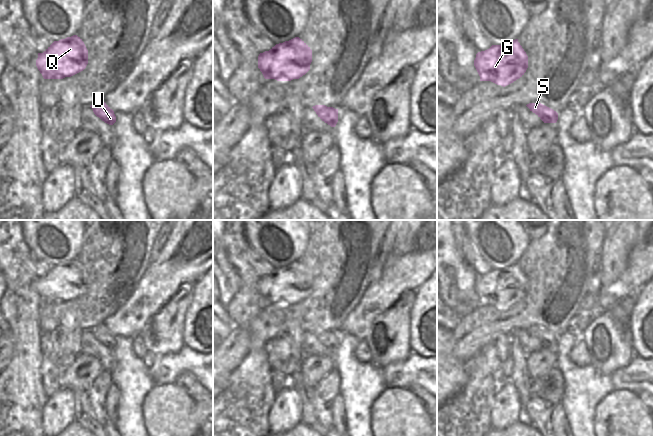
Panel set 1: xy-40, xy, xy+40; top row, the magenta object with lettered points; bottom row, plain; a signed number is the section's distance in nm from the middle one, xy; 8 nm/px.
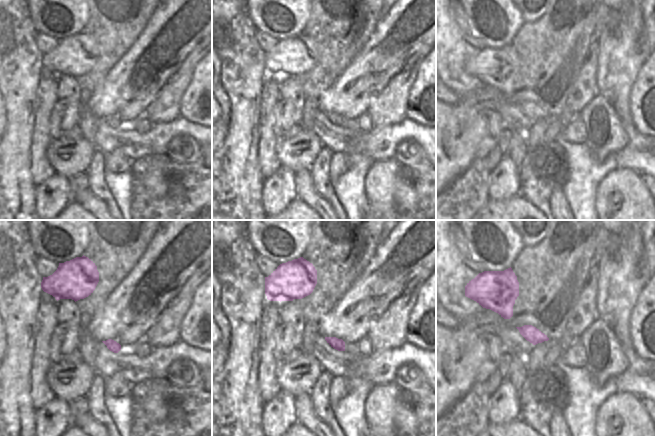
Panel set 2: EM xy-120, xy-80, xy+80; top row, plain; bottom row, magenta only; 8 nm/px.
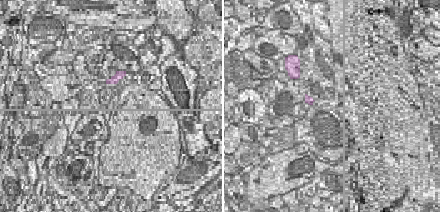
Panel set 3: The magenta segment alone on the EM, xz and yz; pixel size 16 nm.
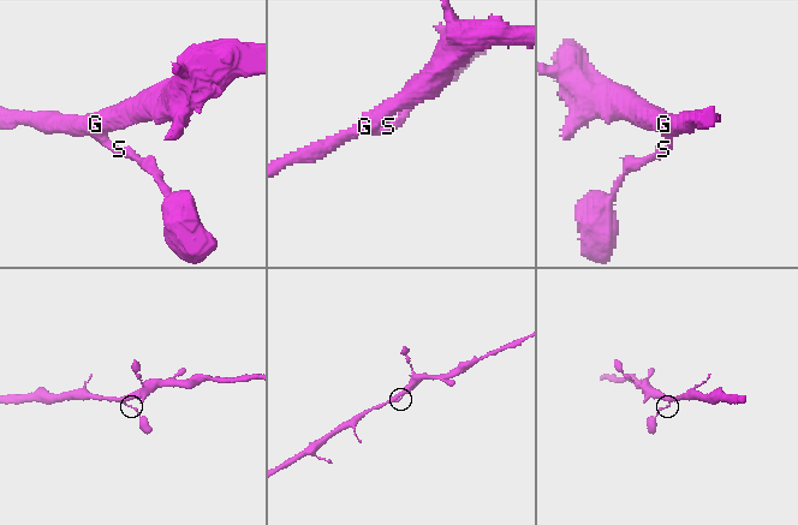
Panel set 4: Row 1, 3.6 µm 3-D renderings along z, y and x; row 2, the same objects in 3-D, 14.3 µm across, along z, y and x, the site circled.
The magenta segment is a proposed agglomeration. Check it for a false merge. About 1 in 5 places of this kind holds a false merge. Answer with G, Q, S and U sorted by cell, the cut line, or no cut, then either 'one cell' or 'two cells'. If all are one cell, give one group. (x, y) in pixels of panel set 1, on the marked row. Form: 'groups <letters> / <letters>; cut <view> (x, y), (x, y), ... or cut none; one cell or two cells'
groups G Q S U; cut none; one cell

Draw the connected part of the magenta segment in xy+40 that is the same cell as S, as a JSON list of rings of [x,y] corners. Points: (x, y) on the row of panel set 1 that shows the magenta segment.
[[[529,103],[526,106],[544,123],[556,123],[558,120],[558,113],[541,103]]]

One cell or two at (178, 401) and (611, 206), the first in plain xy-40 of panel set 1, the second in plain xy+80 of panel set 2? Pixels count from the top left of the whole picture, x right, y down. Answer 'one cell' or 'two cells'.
one cell

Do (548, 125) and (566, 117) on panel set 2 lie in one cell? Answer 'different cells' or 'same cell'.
different cells

